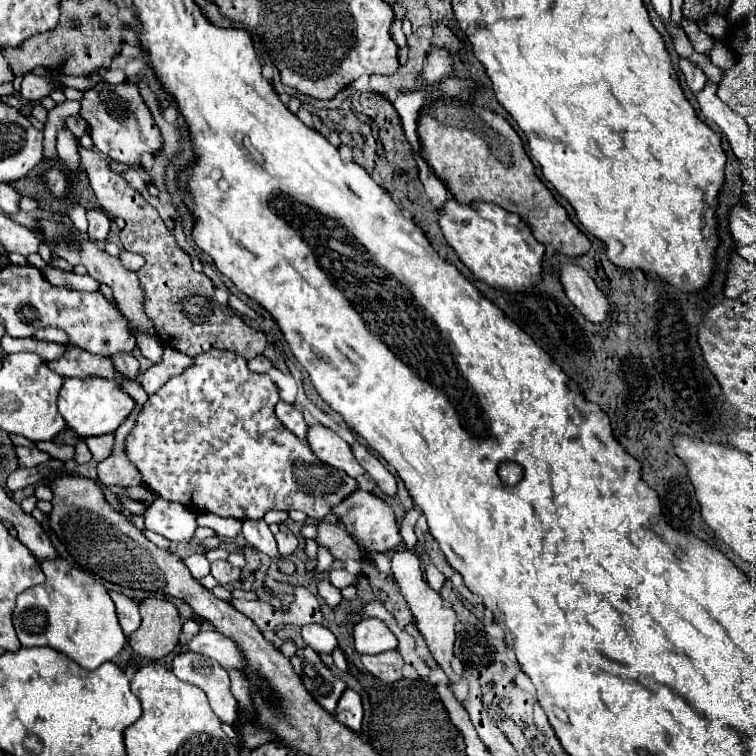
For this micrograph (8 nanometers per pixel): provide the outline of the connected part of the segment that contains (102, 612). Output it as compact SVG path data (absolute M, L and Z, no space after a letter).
M64 559L42 563L46 581L24 591L14 609L14 627L22 647L50 647L82 669L96 669L112 661L126 637L118 625L114 601L100 581L68 565Z

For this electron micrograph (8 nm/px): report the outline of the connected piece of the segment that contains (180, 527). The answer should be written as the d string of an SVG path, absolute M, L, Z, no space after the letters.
M156 497L144 511L144 525L170 539L172 543L184 543L196 531L196 513L176 501L162 501Z

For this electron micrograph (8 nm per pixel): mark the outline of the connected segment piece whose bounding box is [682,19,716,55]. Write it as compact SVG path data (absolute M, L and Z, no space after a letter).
M682 19L682 29L686 31L688 39L692 41L692 47L698 51L698 53L704 53L704 55L710 55L710 51L714 49L714 43L716 39L706 35L704 31L700 31L700 27L688 19Z

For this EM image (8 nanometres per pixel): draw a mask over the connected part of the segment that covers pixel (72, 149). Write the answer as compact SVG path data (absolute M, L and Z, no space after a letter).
M62 129L58 133L58 141L56 141L56 149L58 149L58 157L62 159L66 171L76 171L78 169L78 147L76 147L76 139L68 129Z

